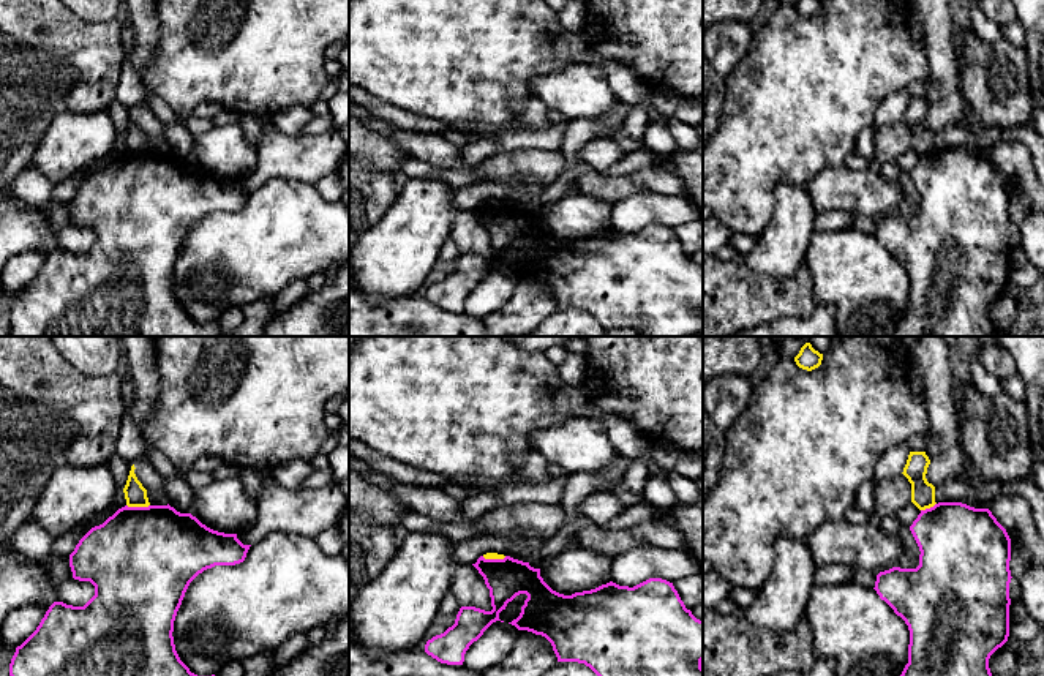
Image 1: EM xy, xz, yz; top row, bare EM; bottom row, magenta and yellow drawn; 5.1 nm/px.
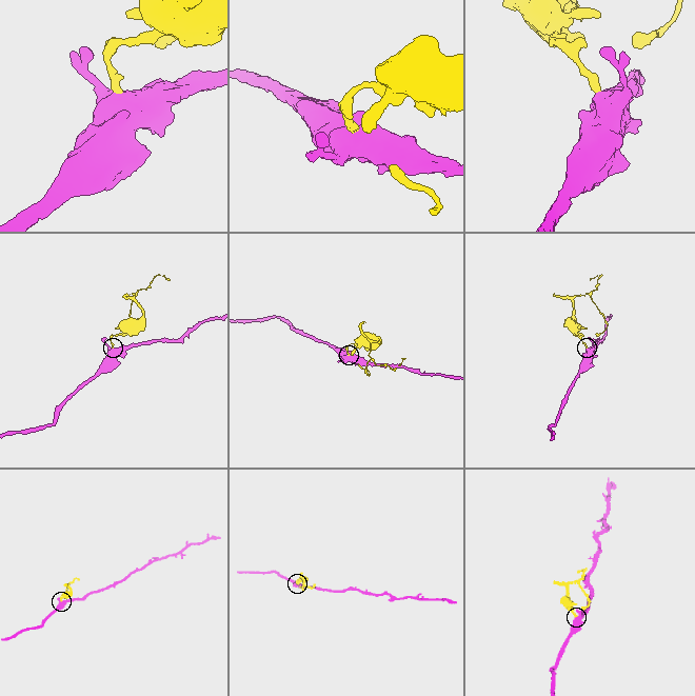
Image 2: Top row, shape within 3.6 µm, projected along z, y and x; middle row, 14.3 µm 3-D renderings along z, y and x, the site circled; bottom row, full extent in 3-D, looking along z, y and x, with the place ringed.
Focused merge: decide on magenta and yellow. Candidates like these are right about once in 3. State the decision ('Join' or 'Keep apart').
Keep apart

